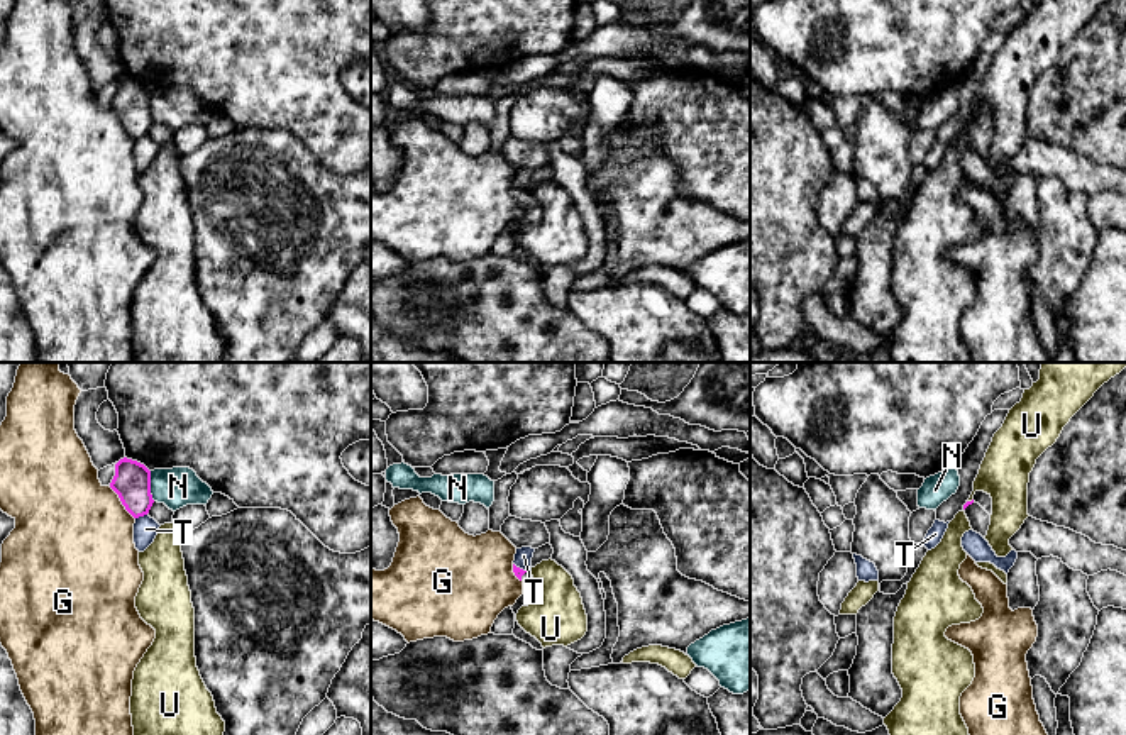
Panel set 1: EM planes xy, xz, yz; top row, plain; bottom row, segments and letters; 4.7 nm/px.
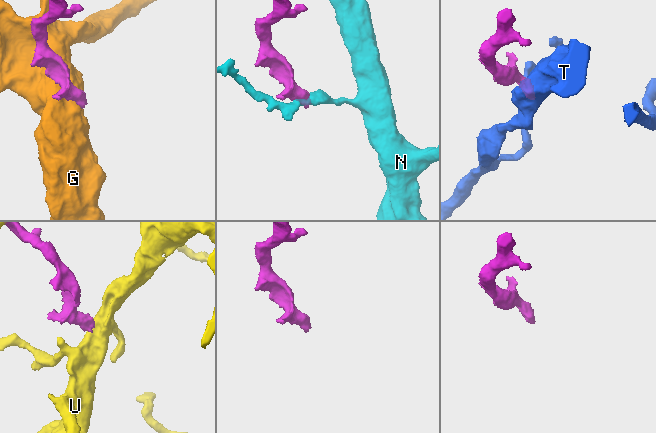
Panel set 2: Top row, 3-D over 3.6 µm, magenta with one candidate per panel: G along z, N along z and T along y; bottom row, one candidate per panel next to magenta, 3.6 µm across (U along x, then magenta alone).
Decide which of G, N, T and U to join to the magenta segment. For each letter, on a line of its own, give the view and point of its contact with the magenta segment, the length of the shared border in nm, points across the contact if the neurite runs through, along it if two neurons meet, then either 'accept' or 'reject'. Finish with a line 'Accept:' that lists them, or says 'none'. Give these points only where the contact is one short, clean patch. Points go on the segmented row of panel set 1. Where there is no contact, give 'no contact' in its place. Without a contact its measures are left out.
G: contact xy (122, 503); length 200 nm; reject
N: contact xy (149, 486); length 150 nm; border xy (149, 471), (149, 493), (154, 500); reject
T: contact xy (141, 515); length 60 nm; border xy (146, 513), (136, 519); reject
U: contact yz (969, 502); length 40 nm; reject
Accept: none

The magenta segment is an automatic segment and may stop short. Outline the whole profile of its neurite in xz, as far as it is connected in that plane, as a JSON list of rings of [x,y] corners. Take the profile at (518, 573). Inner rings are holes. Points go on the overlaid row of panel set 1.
[[[513,564],[513,572],[523,583],[523,594],[511,606],[511,610],[515,613],[515,628],[513,628],[511,635],[530,644],[537,650],[544,650],[542,644],[535,637],[532,637],[530,633],[527,633],[516,622],[516,613],[522,606],[528,606],[528,605],[538,603],[542,600],[542,588],[533,579],[532,571],[523,571]]]

